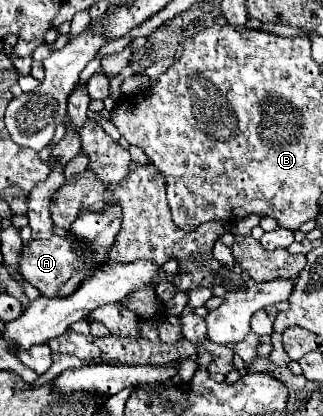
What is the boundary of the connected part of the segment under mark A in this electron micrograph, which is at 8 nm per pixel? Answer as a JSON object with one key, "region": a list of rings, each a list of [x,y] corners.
{"region":[[[53,234],[47,240],[31,240],[25,242],[19,256],[19,274],[23,280],[27,280],[31,286],[35,286],[43,296],[69,296],[77,284],[81,284],[81,276],[85,276],[85,268],[81,268],[81,260],[73,256],[73,240],[69,240],[69,234],[65,238]]]}

